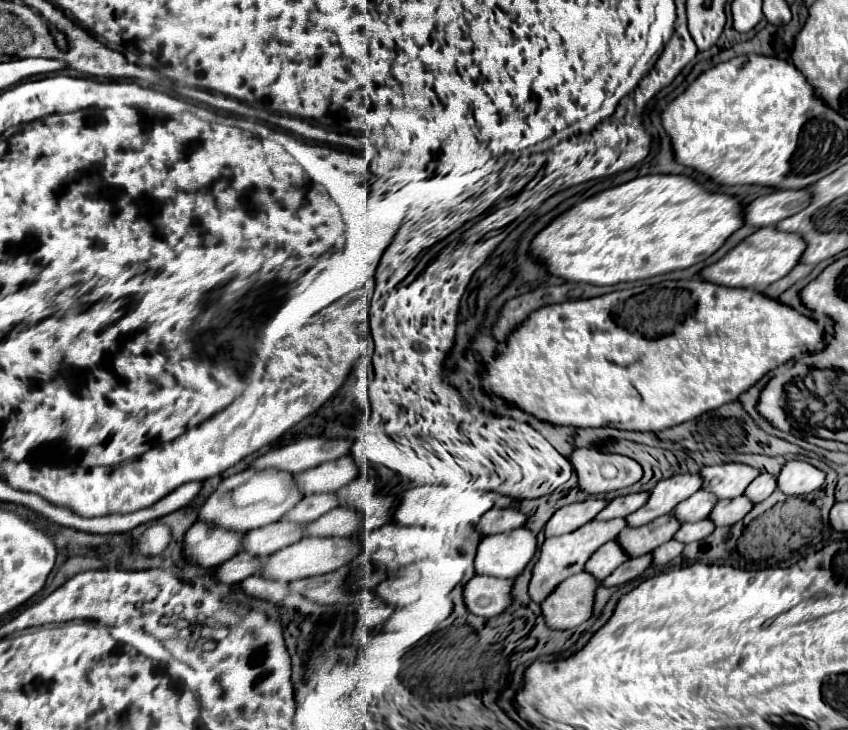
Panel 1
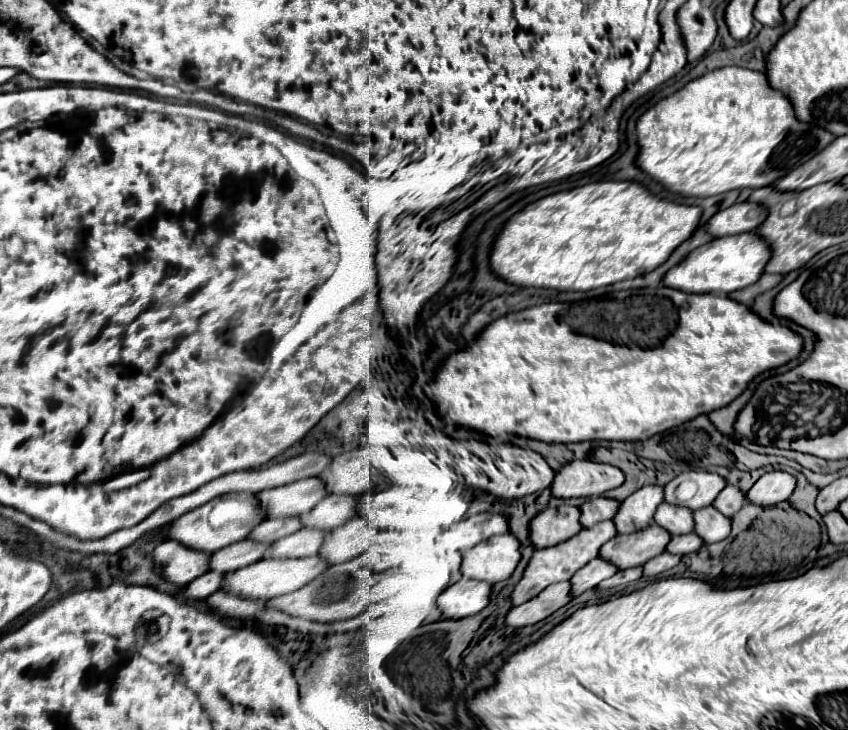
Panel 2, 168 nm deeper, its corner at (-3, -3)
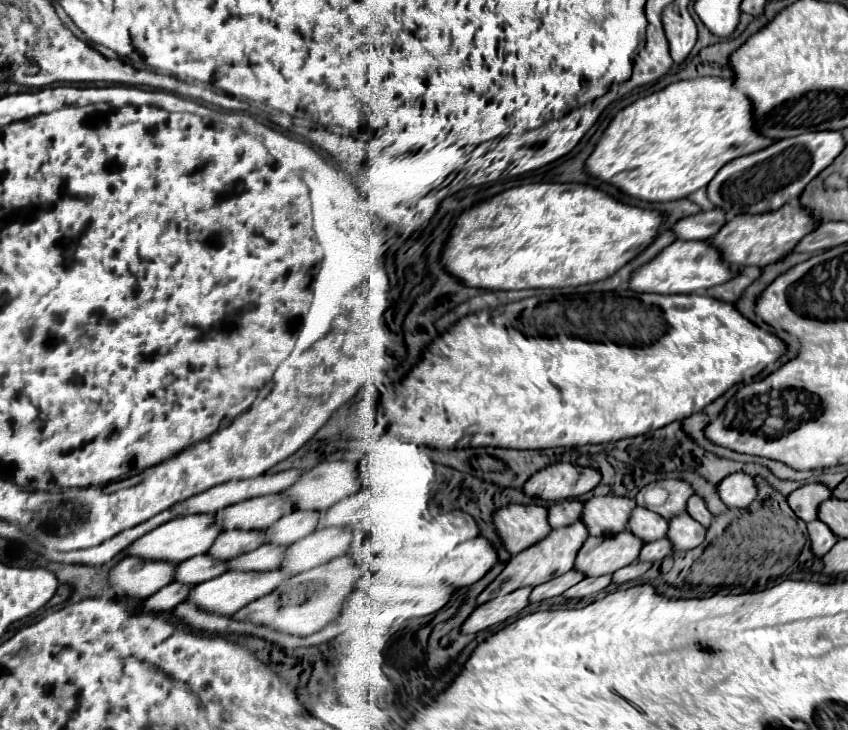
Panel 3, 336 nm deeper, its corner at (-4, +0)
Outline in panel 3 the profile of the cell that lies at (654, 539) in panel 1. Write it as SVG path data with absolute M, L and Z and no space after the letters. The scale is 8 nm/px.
M628 530L612 534L608 538L588 538L576 554L574 570L580 570L588 578L612 574L632 562L636 562L644 542Z

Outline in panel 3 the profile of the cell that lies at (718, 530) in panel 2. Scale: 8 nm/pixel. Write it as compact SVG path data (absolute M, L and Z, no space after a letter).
M680 514L680 516L668 520L666 536L672 542L672 550L682 552L682 550L692 550L698 544L702 544L704 536L706 536L706 528L700 526L698 522L694 522L688 514Z

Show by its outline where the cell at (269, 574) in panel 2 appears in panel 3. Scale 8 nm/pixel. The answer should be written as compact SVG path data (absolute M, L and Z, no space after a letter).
M270 570L270 572L224 572L208 582L196 584L192 588L192 594L188 594L188 602L196 602L196 606L204 606L204 610L216 610L216 614L234 614L242 606L250 604L256 598L262 598L264 594L276 590L288 576L282 570Z

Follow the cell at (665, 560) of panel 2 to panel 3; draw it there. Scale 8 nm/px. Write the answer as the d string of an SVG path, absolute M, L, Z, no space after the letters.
M634 562L632 566L624 566L624 568L620 568L620 570L616 570L616 572L612 574L612 582L614 582L614 584L624 584L624 582L636 580L636 578L640 578L650 566L652 566L652 564L648 564L648 562Z

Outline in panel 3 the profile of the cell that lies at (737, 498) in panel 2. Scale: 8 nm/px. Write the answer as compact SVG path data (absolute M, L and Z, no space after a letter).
M692 496L692 498L688 500L686 512L688 512L690 518L696 518L696 522L700 522L702 526L710 526L710 522L712 522L712 514L710 514L708 508L704 506L702 498L698 498L698 496Z

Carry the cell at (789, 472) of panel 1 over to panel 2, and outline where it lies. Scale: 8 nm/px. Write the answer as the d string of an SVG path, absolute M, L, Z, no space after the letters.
M771 471L765 473L747 493L751 503L769 507L781 501L787 501L793 491L797 489L797 479L785 471Z

